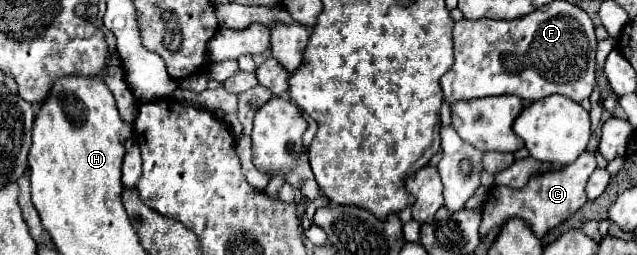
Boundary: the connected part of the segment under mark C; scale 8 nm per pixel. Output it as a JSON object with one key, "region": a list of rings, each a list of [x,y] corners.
{"region":[[[584,151],[574,163],[566,165],[560,171],[546,171],[546,173],[538,173],[538,175],[530,177],[530,181],[522,189],[492,187],[490,197],[484,203],[484,211],[482,211],[480,237],[484,239],[486,233],[494,225],[502,225],[512,217],[526,221],[538,237],[544,237],[550,229],[554,229],[556,225],[560,225],[562,221],[572,217],[588,201],[584,187],[594,169],[596,169],[596,157],[588,151]]]}

